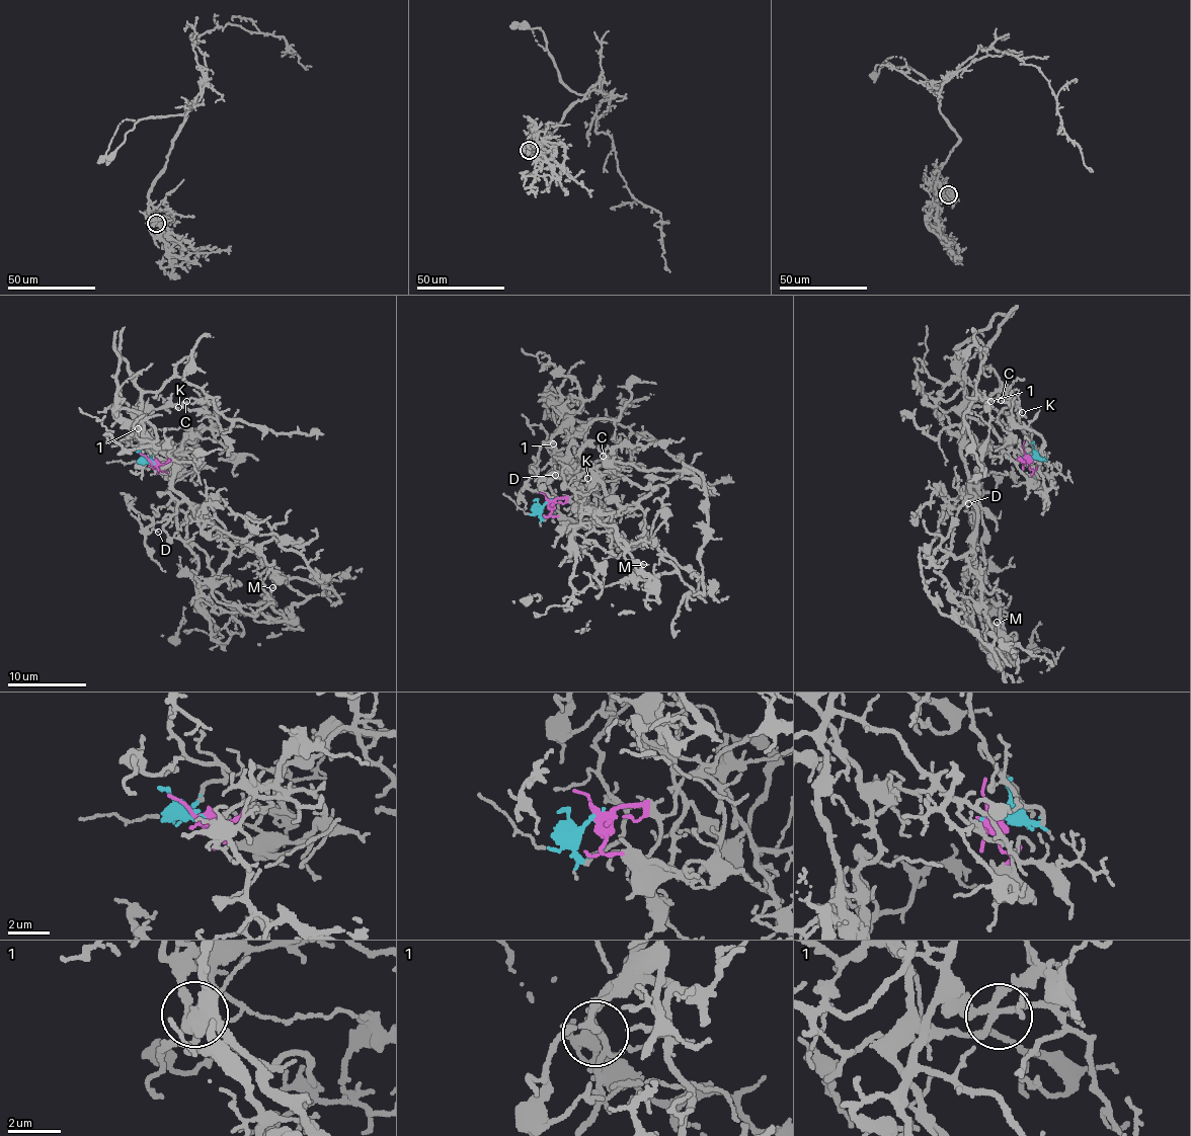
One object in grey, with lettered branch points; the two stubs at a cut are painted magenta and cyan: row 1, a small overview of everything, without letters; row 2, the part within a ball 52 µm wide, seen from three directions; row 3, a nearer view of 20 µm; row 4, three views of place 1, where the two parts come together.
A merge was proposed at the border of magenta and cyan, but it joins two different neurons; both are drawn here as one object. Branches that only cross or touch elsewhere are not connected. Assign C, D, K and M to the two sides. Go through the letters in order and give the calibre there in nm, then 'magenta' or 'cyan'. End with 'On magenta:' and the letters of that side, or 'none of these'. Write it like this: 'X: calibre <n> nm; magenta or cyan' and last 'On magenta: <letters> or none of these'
C: calibre 130 nm; cyan
D: calibre 90 nm; cyan
K: calibre 150 nm; cyan
M: calibre 150 nm; cyan
On magenta: none of these

